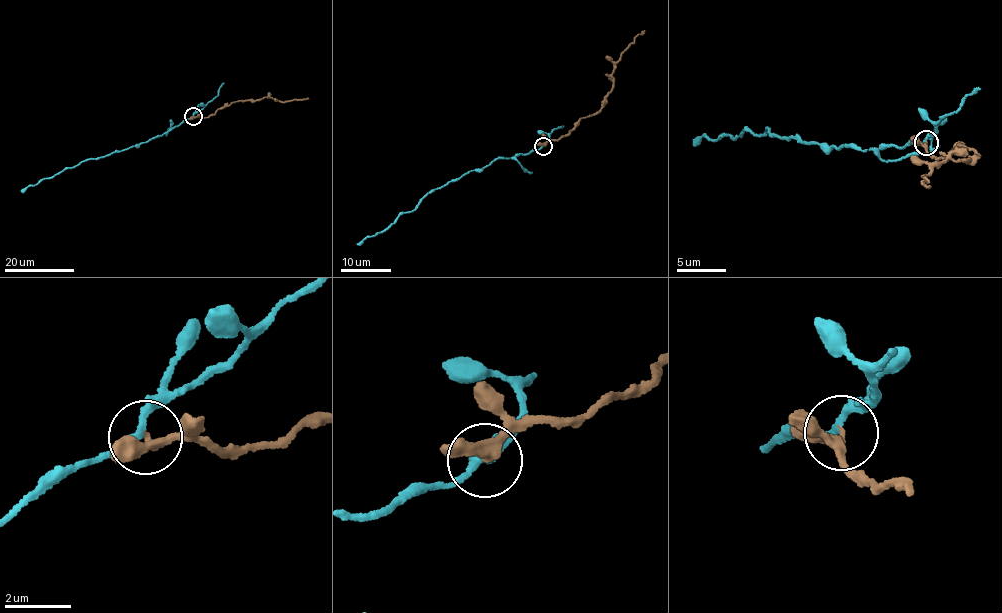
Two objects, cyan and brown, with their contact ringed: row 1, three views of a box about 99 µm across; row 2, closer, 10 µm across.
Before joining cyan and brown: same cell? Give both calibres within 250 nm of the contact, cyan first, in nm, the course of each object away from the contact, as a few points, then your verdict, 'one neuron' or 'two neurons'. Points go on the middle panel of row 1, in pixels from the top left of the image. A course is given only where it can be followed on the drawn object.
190 nm thick on the cyan side, 260 nm on the other; cyan runs (543, 145), (493, 159), (427, 192), (414, 210), (399, 214), (386, 229), (357, 244); brown runs (543, 145), (569, 135), (581, 118), (597, 113), (612, 86), (612, 70), (620, 55), (644, 30); two neurons

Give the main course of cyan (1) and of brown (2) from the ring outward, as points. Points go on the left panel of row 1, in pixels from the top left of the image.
1: (193, 116), (162, 135), (83, 160), (21, 191)
2: (193, 116), (213, 115), (218, 109), (243, 100), (266, 97), (282, 101), (309, 98)

